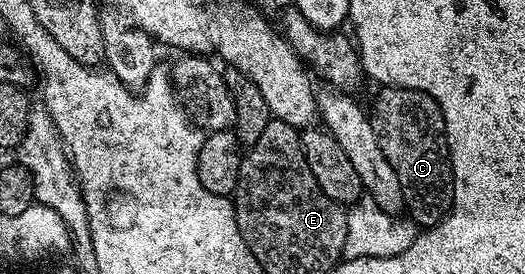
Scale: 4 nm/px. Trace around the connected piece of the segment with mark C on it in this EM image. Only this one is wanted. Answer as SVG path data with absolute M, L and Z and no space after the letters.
M383 86L376 92L377 99L374 100L373 110L371 106L368 115L375 128L379 148L383 148L383 156L387 156L391 168L395 168L395 176L399 176L408 217L415 220L418 227L432 228L453 206L453 169L449 163L449 145L445 139L445 121L441 106L431 95L424 94L422 90Z

